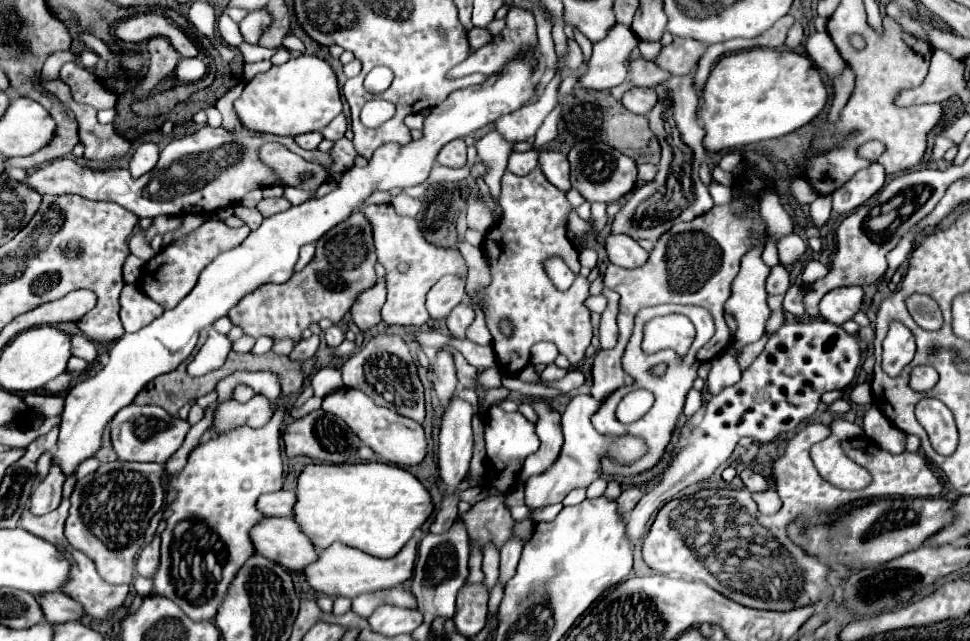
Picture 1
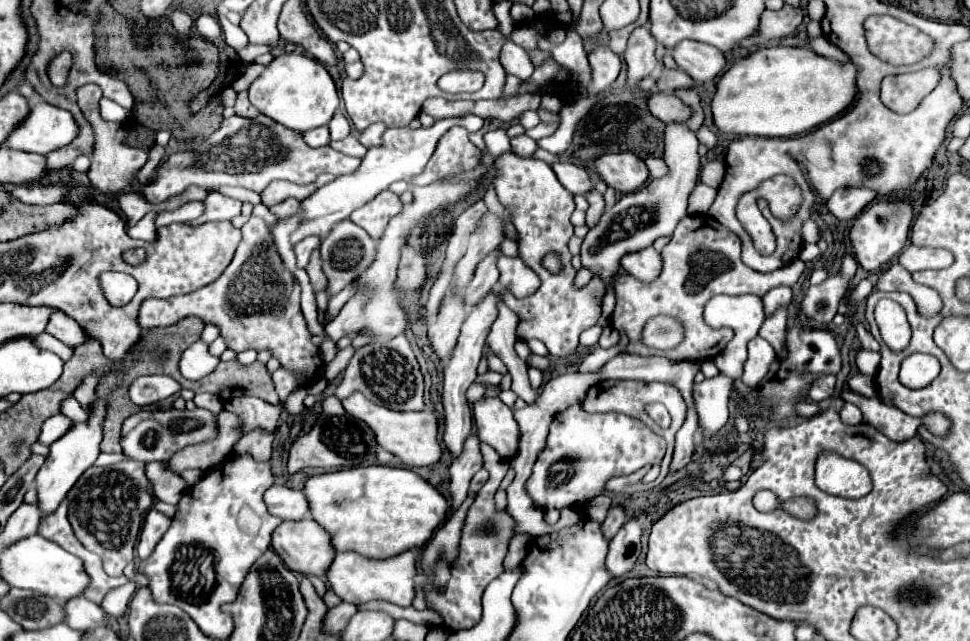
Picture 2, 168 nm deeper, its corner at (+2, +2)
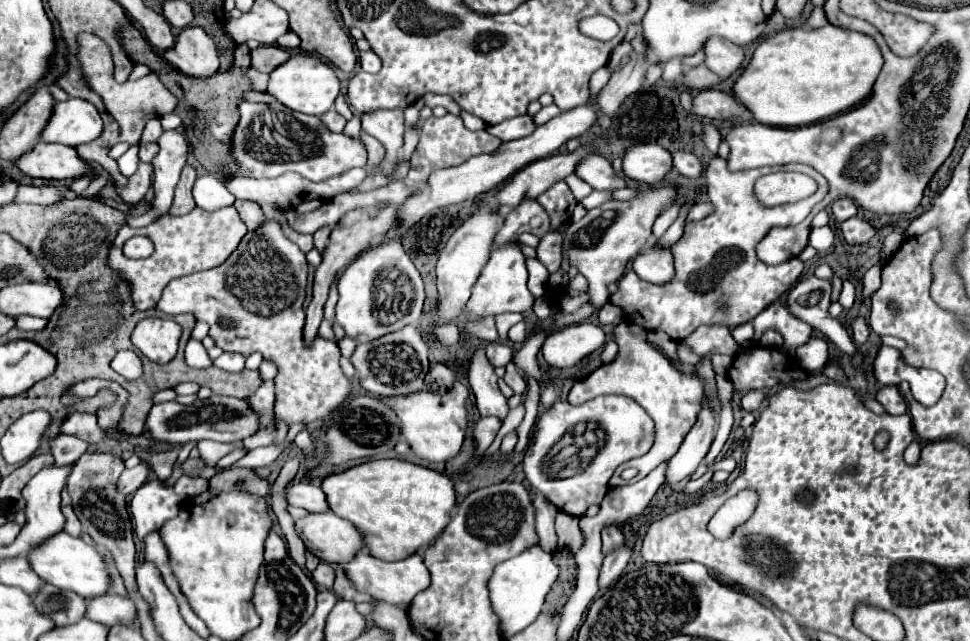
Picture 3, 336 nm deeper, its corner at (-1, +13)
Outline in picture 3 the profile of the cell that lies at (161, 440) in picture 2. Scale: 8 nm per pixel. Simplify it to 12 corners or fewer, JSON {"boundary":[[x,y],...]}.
{"boundary":[[244,399],[156,403],[152,439],[234,443],[258,431]]}

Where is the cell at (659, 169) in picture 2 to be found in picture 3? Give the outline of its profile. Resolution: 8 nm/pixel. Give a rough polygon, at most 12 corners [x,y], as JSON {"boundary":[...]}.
{"boundary":[[686,151],[672,153],[672,165],[686,177],[698,179],[700,161]]}

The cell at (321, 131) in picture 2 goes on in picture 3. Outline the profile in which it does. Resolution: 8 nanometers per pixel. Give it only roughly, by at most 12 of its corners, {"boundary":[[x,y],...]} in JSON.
{"boundary":[[334,109],[324,113],[320,119],[332,133],[340,133],[346,119]]}

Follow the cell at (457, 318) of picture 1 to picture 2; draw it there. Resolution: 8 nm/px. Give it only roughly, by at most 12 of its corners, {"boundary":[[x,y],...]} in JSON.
{"boundary":[[491,250],[475,268],[465,288],[465,304],[471,308],[499,280],[497,258]]}

